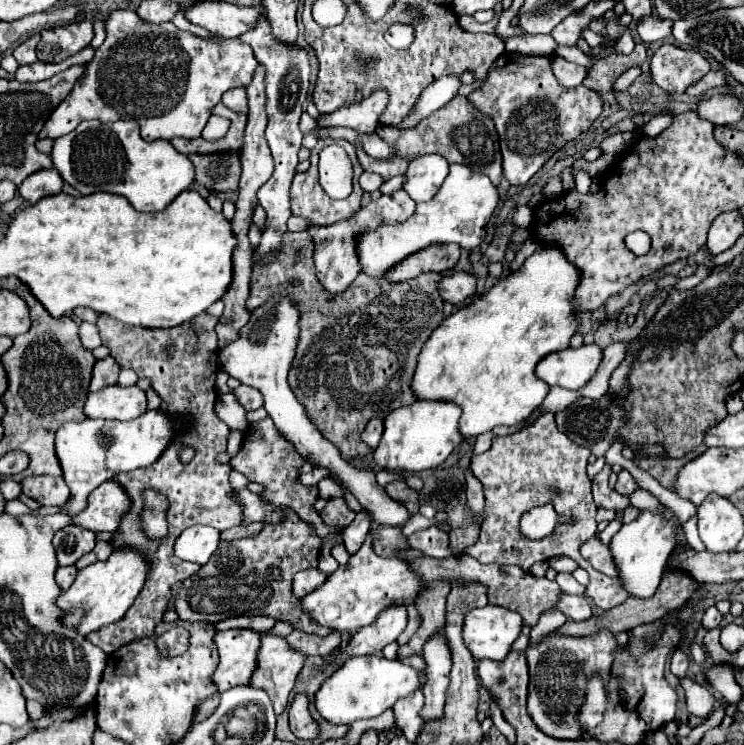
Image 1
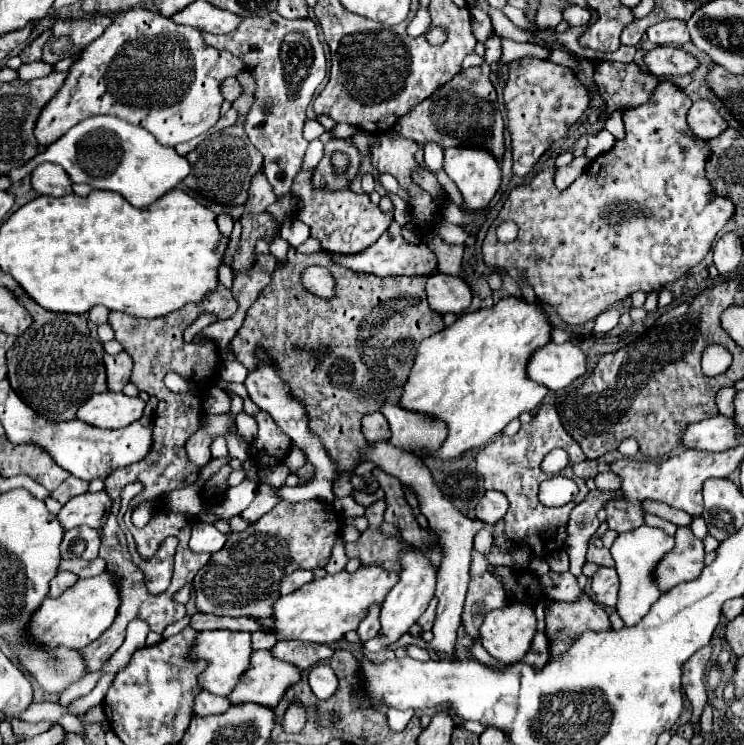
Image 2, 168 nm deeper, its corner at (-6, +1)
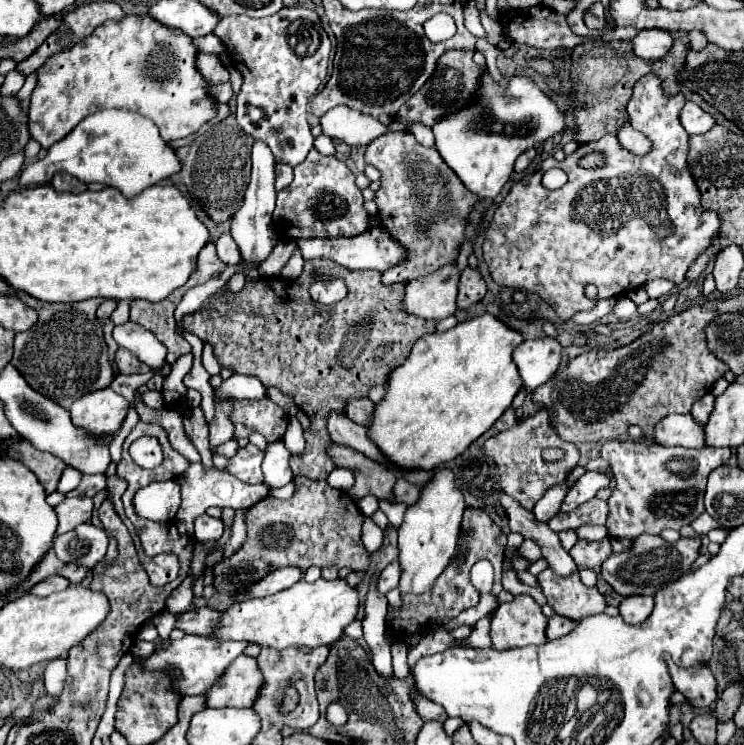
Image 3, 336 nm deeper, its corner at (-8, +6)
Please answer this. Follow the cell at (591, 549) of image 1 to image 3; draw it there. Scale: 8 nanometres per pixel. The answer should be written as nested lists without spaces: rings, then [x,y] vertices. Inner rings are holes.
[[[604,538],[600,542],[588,542],[588,540],[578,540],[574,548],[570,550],[570,556],[578,564],[578,568],[598,568],[608,556],[612,554],[610,538]]]

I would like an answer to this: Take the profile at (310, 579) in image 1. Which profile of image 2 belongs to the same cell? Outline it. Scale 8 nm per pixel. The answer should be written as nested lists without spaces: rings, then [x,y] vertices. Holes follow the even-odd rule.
[[[296,571],[296,573],[288,575],[288,577],[282,581],[280,593],[282,593],[282,595],[288,595],[288,593],[292,593],[292,591],[296,591],[296,589],[312,583],[312,581],[314,581],[314,573],[312,573],[312,571]]]

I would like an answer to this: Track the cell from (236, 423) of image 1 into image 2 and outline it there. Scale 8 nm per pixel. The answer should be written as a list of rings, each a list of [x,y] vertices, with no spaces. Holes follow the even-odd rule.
[[[238,413],[236,415],[236,427],[238,427],[238,431],[248,439],[248,441],[252,441],[254,437],[256,437],[256,431],[258,431],[258,425],[256,425],[256,421],[254,421],[254,417],[250,417],[248,413]]]

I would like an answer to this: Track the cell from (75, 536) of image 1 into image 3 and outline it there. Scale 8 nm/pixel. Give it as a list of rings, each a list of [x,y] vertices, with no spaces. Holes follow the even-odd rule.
[[[90,522],[54,538],[54,552],[64,564],[78,564],[88,570],[98,564],[108,548],[108,538],[104,530],[92,526]]]

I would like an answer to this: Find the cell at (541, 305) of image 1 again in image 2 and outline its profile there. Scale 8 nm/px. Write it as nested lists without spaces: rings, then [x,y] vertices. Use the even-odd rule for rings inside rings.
[[[510,295],[488,309],[462,313],[450,327],[444,327],[440,333],[420,343],[412,373],[404,385],[404,397],[400,399],[400,407],[428,413],[448,423],[448,439],[434,457],[456,457],[472,447],[480,447],[488,443],[496,433],[502,433],[502,429],[512,419],[518,419],[522,413],[532,413],[540,407],[548,389],[526,375],[526,365],[536,349],[550,343],[550,337],[552,325],[544,307],[540,303],[528,303],[520,297]]]

